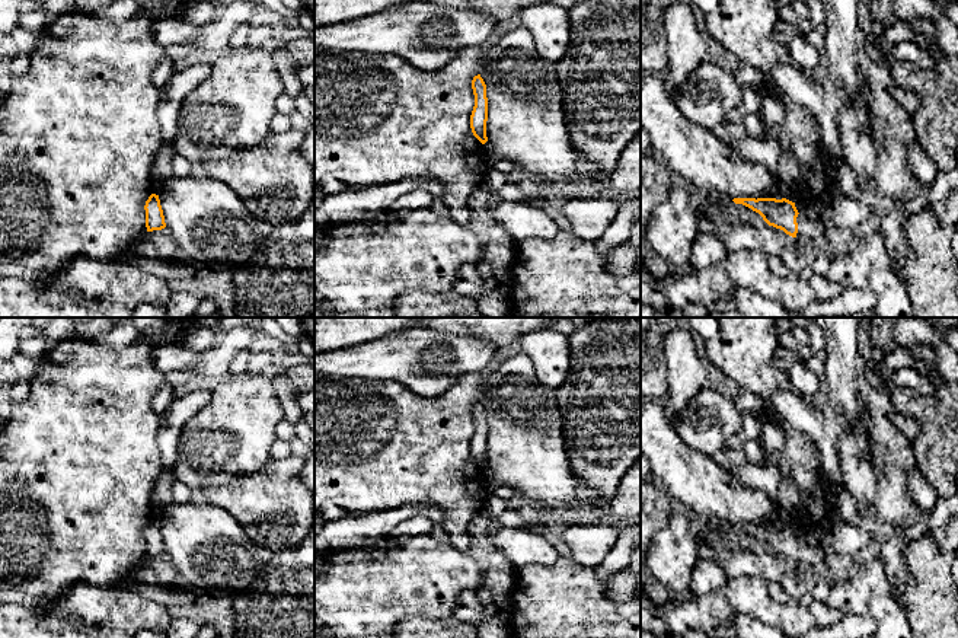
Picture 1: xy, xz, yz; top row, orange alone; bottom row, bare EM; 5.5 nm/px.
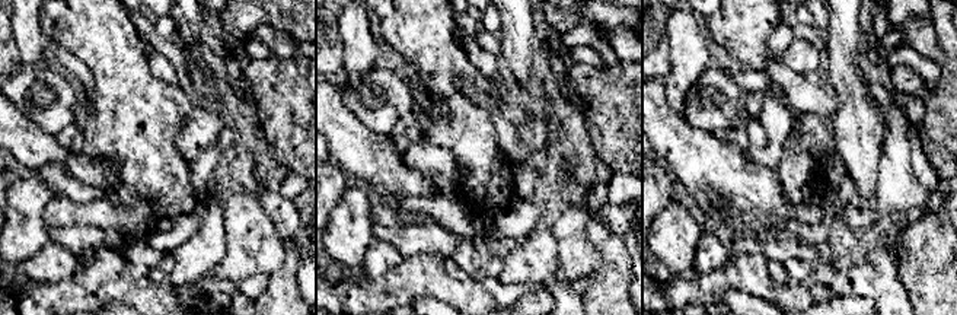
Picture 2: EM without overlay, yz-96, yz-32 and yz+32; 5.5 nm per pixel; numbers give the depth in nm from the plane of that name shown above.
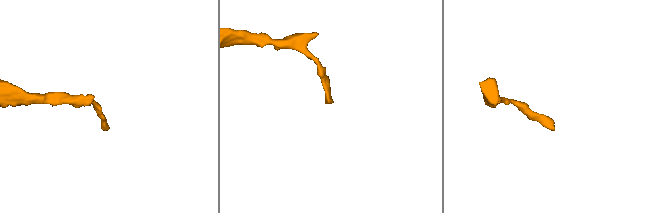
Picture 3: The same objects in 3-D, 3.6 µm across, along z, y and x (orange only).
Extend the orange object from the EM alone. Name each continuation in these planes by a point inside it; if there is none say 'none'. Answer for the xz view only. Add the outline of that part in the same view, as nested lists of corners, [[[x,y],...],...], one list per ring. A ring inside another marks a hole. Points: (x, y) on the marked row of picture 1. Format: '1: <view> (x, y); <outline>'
none

